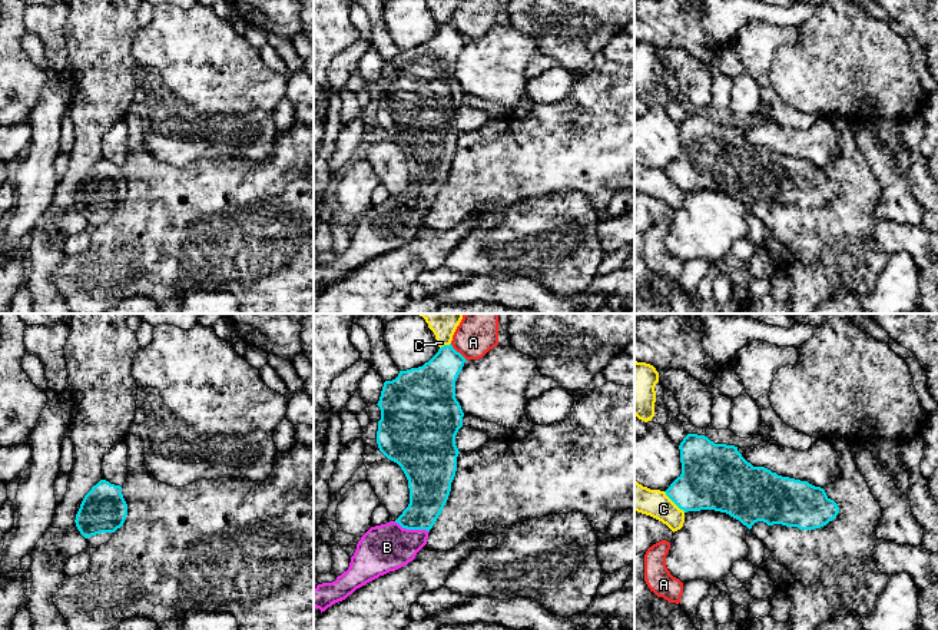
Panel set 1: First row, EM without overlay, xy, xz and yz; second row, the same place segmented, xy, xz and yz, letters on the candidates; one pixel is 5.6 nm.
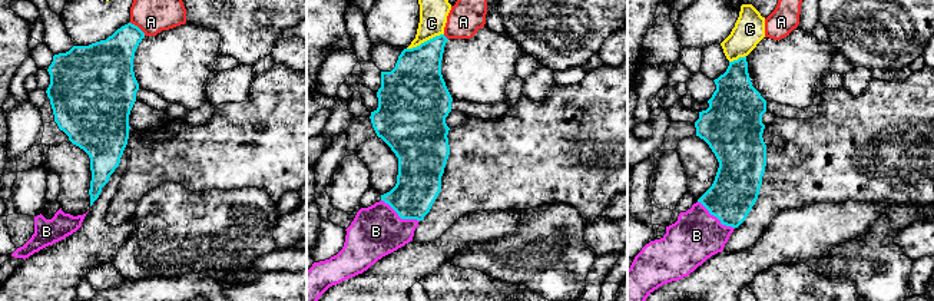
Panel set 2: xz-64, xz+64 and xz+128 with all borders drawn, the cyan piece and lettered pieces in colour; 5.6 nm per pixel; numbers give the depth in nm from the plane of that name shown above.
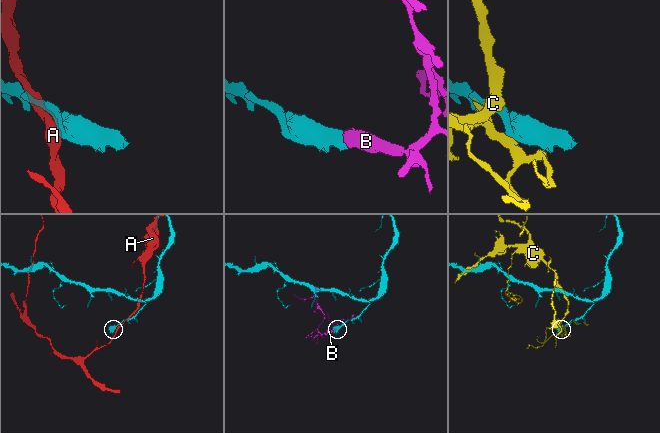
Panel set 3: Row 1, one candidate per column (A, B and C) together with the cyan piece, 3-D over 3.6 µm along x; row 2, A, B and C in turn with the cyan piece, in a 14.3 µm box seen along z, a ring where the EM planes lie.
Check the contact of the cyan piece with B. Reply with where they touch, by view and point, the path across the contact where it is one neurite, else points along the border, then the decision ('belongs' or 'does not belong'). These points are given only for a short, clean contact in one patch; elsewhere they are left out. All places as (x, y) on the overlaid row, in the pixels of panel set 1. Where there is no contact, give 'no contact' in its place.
xz (411, 529) | across xz (428, 488), (426, 506), (411, 529), (397, 543), (387, 547) | belongs

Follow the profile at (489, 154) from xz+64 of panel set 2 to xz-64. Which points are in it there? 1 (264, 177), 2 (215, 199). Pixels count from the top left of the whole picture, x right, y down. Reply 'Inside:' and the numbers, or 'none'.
Inside: 1

